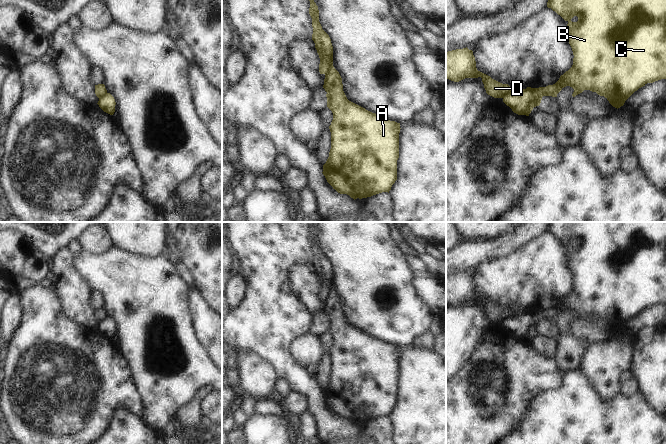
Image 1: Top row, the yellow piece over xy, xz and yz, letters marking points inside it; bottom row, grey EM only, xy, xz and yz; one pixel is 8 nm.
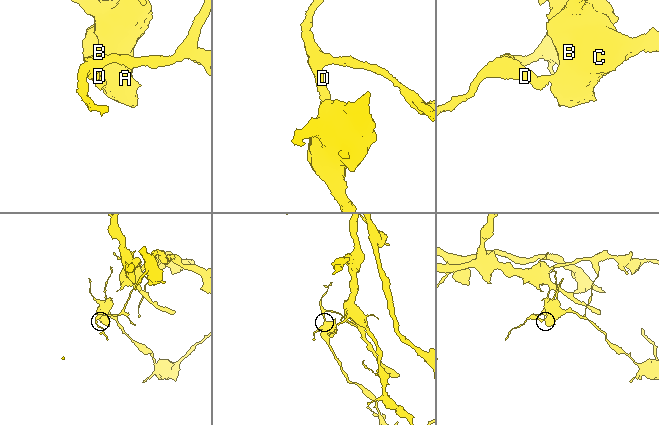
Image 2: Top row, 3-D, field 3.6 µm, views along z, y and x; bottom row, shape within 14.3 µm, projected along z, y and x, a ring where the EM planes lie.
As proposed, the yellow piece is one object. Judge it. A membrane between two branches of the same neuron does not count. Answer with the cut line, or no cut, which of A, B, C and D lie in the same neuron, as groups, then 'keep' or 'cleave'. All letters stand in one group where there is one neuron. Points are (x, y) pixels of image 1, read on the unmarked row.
cut in yz along (517, 315), (502, 321); A B C / D; cleave

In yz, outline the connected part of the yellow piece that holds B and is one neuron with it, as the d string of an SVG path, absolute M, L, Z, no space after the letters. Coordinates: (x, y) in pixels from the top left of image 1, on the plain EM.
M547 222L551 232L568 246L568 265L573 275L573 289L559 304L546 311L521 313L503 321L503 326L518 339L529 340L539 330L543 320L557 321L566 310L574 313L573 321L584 314L604 320L609 327L620 332L639 312L647 307L666 303L666 222Z

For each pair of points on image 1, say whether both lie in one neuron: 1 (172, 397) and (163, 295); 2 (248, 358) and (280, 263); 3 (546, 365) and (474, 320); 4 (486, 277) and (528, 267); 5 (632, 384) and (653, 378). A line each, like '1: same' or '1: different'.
1: same
2: different
3: different
4: same
5: different

